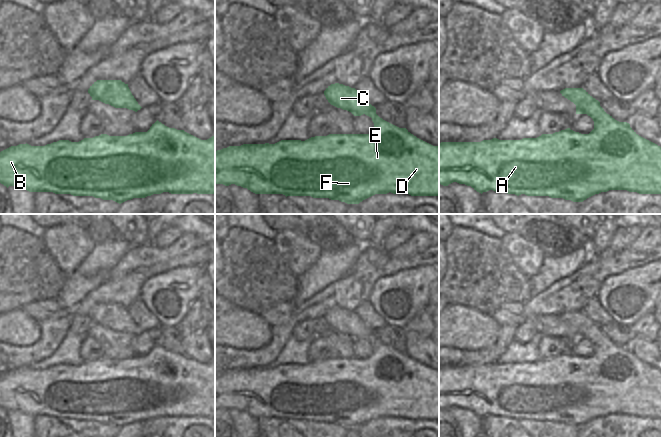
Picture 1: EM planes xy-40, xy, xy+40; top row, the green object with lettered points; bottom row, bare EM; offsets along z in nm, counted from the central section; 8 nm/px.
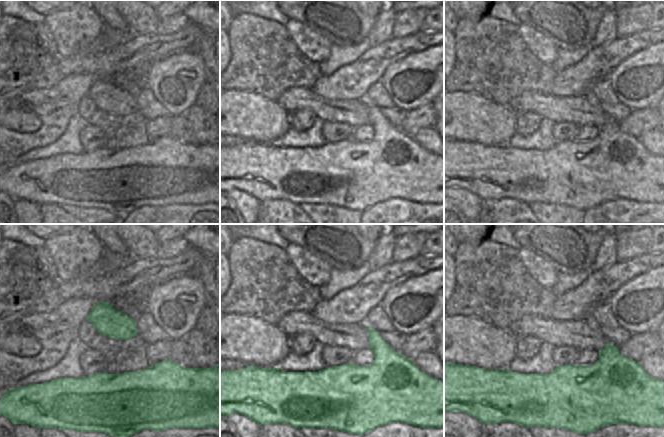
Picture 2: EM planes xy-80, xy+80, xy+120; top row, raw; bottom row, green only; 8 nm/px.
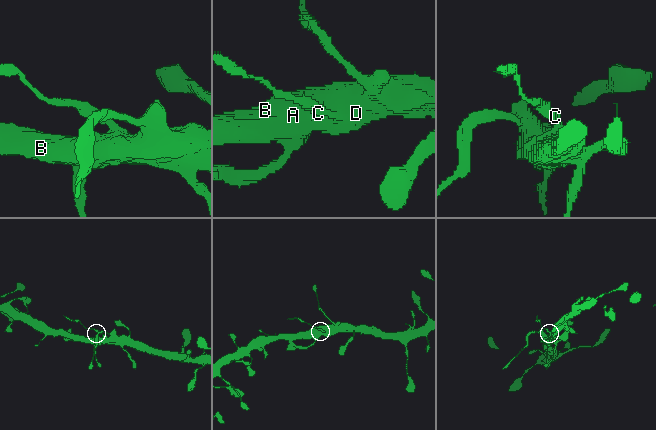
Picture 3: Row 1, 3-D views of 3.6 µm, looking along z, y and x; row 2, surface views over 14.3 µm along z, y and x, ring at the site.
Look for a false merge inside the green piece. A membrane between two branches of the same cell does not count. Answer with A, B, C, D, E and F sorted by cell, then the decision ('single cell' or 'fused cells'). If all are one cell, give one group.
groups A B D E F / C; fused cells

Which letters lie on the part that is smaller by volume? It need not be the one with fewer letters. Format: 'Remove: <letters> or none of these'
Remove: C

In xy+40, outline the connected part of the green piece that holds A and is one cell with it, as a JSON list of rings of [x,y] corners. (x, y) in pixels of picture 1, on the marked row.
[[[602,107],[597,118],[593,118],[594,129],[589,134],[581,134],[570,128],[555,132],[553,134],[542,134],[537,138],[523,138],[521,140],[483,140],[481,142],[441,142],[439,143],[439,184],[448,186],[453,182],[471,186],[479,193],[493,190],[495,192],[505,192],[517,196],[525,194],[527,196],[549,196],[551,198],[563,198],[573,202],[583,202],[587,198],[607,192],[609,190],[627,190],[639,194],[661,194],[661,147],[657,144],[639,136],[627,122],[619,122],[607,114]]]

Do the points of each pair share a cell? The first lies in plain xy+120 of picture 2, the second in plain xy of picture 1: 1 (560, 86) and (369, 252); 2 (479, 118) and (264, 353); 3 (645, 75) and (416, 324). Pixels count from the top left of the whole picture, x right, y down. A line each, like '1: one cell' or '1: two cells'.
1: two cells
2: two cells
3: two cells

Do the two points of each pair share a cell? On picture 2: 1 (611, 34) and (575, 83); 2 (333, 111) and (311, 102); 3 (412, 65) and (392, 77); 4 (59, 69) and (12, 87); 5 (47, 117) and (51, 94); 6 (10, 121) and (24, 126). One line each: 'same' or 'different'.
1: different
2: same
3: same
4: same
5: different
6: same

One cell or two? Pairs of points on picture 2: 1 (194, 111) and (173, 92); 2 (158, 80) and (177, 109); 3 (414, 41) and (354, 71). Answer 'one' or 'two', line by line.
1: two
2: one
3: one

